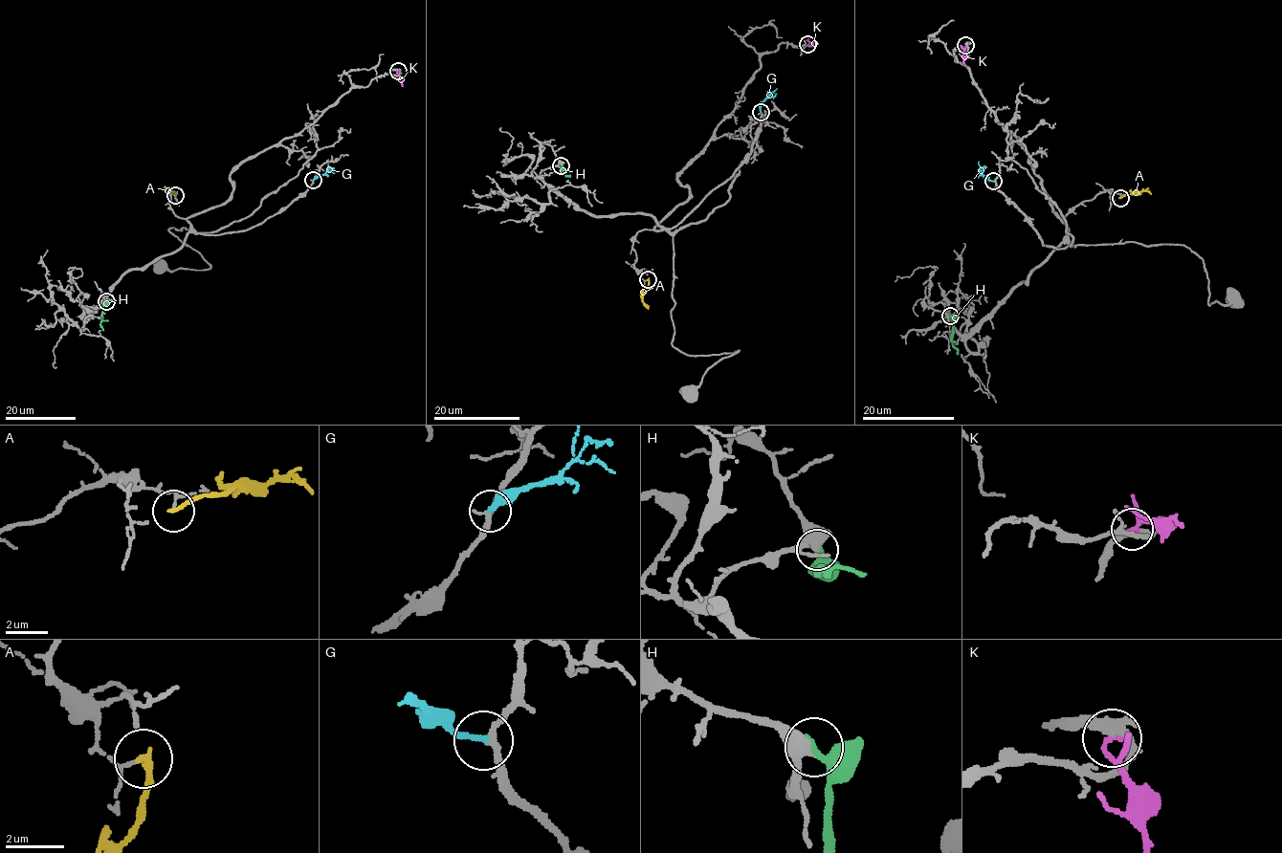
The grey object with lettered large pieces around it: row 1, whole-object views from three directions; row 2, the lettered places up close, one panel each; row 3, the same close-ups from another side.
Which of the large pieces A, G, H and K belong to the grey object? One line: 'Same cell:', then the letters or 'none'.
Same cell: G

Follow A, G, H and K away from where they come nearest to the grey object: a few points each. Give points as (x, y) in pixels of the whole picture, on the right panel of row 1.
A: (1120, 198), (1137, 192), (1151, 194)
G: (994, 182), (988, 180), (981, 171), (983, 167)
H: (951, 317), (952, 345), (958, 354)
K: (965, 45), (963, 63), (966, 65)

